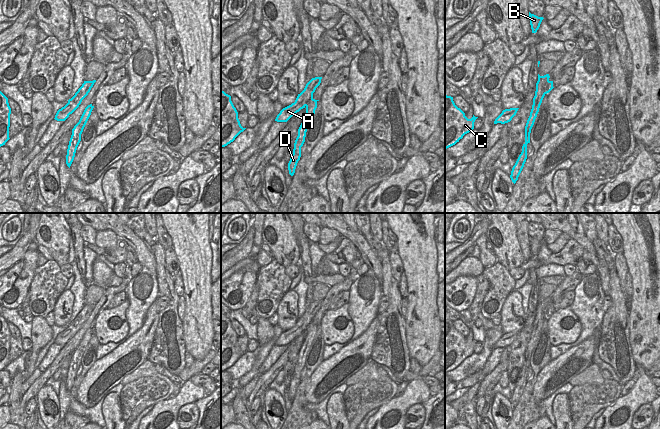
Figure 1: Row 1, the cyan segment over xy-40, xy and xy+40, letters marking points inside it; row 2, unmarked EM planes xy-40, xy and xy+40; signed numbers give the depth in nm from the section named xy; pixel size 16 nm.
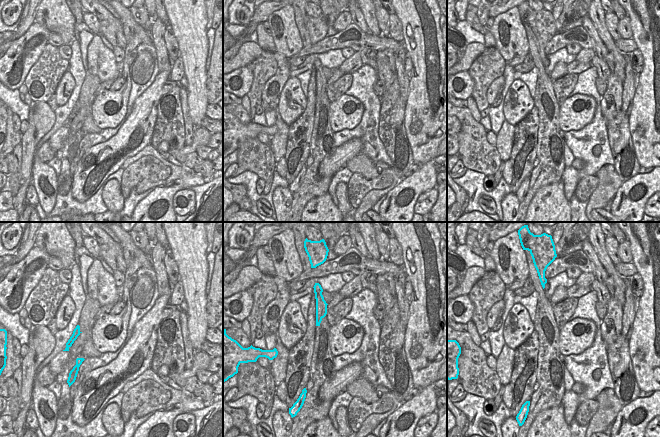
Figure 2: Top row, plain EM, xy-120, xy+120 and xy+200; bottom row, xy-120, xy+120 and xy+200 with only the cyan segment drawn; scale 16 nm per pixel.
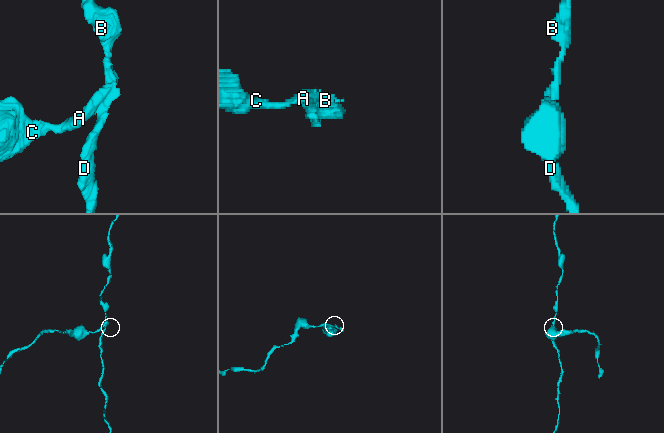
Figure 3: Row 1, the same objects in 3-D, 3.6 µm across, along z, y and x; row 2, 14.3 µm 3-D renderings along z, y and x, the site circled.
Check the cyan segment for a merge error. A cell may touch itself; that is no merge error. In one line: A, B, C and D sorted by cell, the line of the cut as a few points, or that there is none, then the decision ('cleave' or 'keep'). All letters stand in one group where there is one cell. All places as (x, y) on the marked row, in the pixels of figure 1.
groups A C / B D; cut xy (312, 95), (305, 105); cleave

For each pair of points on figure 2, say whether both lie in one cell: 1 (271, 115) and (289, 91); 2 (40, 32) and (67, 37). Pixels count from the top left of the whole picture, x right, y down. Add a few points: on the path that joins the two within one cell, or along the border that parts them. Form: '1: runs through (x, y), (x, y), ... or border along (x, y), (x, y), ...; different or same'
1: border along (276, 109), (278, 113); different
2: border along (35, 21), (45, 26), (51, 32); different

